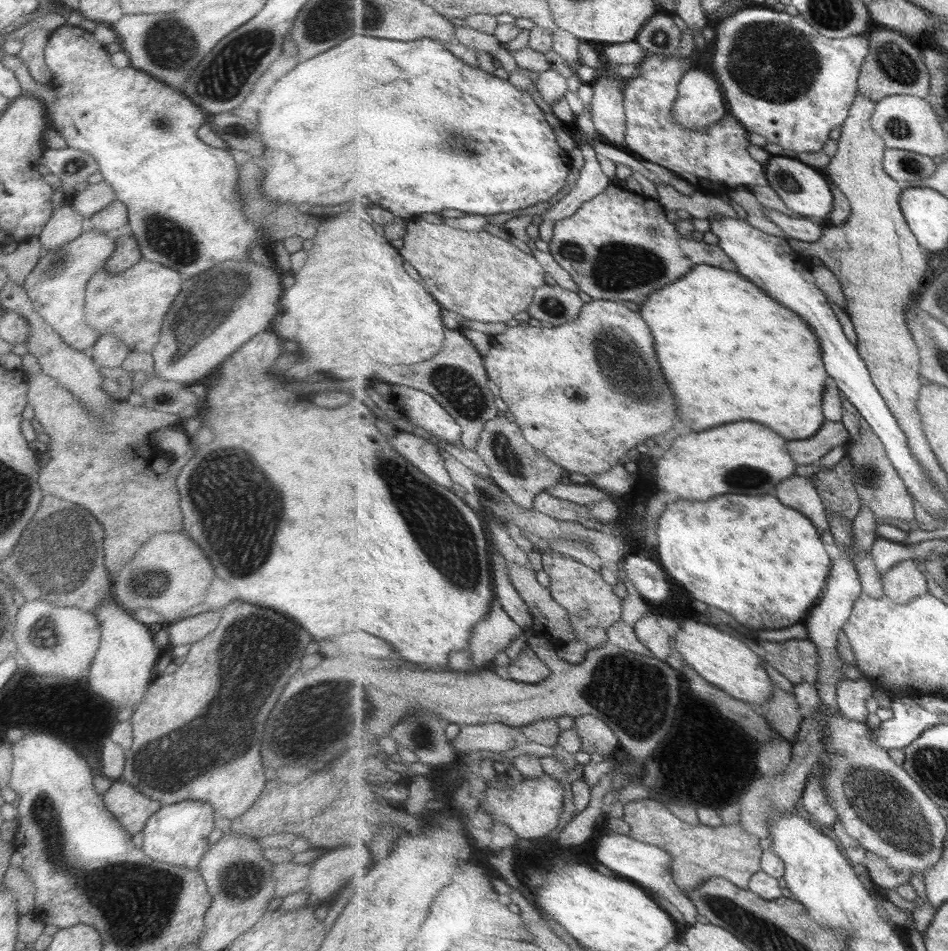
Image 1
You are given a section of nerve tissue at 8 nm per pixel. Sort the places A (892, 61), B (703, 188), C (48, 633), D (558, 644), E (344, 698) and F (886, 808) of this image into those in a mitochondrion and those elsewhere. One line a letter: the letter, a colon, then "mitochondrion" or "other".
A: mitochondrion
B: other
C: mitochondrion
D: other
E: mitochondrion
F: mitochondrion

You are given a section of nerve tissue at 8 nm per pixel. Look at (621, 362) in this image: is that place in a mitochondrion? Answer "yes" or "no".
yes

